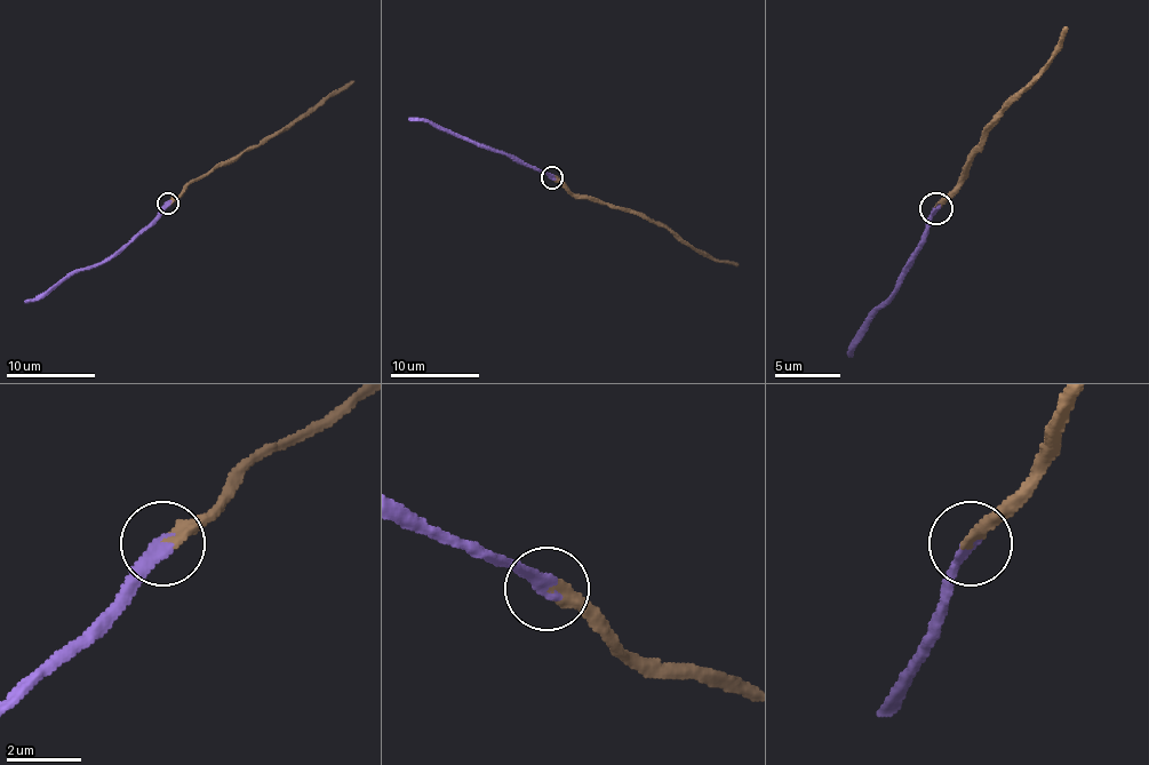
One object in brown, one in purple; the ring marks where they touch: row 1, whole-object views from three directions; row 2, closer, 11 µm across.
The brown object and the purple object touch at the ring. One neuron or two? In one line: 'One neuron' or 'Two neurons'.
One neuron

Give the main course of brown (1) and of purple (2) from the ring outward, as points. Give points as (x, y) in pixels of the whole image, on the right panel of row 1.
1: (938, 209), (964, 180), (964, 169), (983, 146), (990, 127), (1043, 71), (1069, 28)
2: (938, 209), (898, 281), (852, 344), (848, 357)

